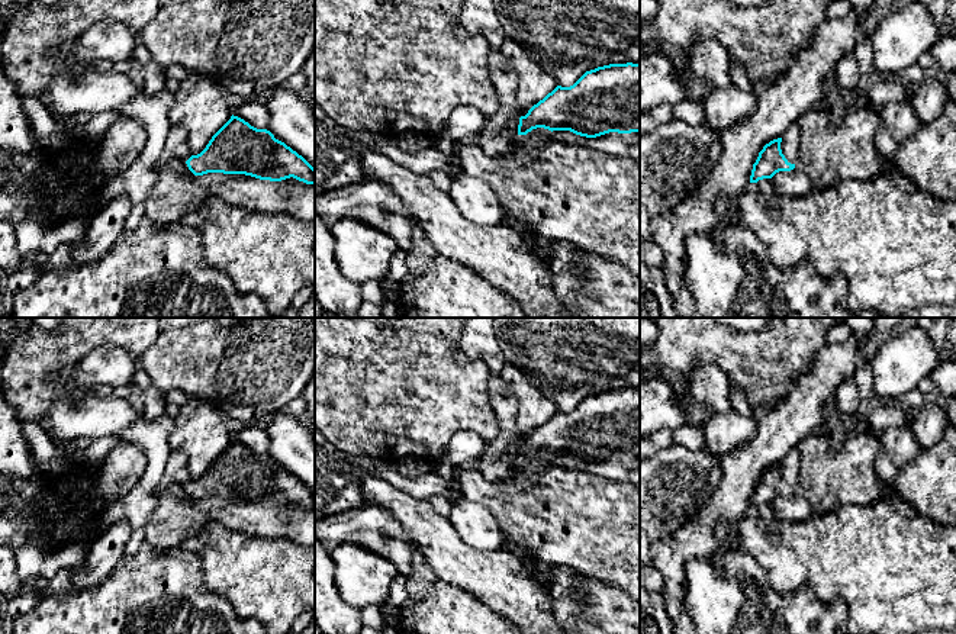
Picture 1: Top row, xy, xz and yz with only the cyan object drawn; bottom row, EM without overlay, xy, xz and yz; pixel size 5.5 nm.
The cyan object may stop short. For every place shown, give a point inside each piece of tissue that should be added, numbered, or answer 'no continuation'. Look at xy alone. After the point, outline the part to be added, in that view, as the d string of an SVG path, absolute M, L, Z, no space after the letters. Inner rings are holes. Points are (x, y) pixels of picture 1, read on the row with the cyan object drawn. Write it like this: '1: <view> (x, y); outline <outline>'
1: xy (176, 145); outline M173 123L164 144L164 157L160 161L164 162L167 157L174 157L187 161L191 157L187 142L187 132L183 126Z

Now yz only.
1: yz (789, 144); outline M792 123L782 136L780 149L788 162L795 164L798 160L801 131L798 123Z

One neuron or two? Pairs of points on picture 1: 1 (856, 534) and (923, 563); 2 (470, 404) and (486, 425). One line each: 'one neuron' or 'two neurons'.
1: one neuron
2: one neuron

